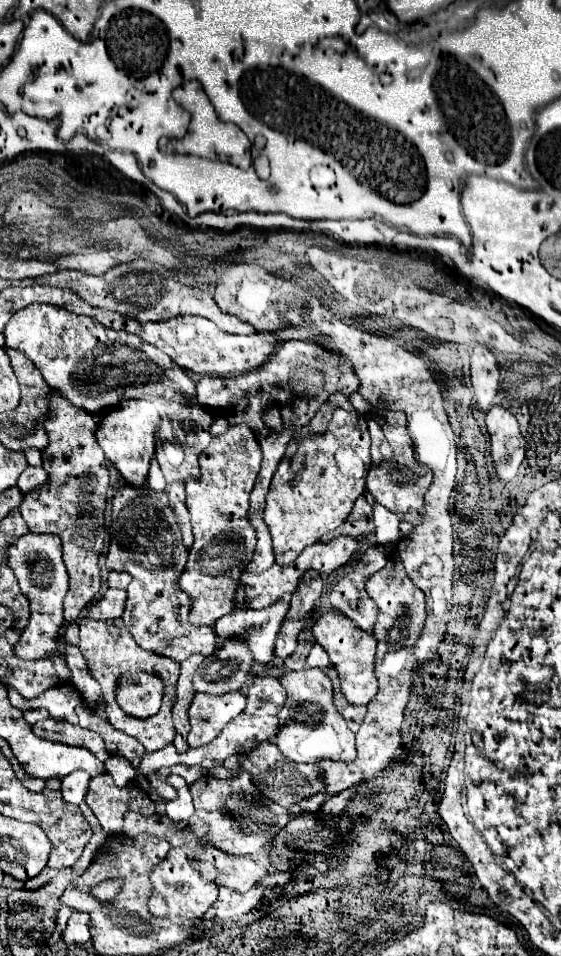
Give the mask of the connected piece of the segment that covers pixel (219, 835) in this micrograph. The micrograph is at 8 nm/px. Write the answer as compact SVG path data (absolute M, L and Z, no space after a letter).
M248 772L228 780L204 776L190 784L190 794L194 798L196 814L210 826L210 832L202 838L202 844L220 848L226 854L254 854L288 824L288 810L284 812L282 808L272 806L272 802L268 802L252 784Z

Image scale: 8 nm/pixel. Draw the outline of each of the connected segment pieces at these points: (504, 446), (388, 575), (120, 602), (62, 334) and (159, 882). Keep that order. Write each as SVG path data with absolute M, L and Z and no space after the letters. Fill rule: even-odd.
M494 406L486 412L486 428L490 434L490 450L496 474L500 480L512 480L524 460L522 450L526 450L518 422L508 410Z
M388 552L388 564L371 576L366 582L366 591L368 595L376 602L379 612L373 634L375 637L387 637L388 632L392 632L390 627L400 627L402 625L410 626L417 624L418 632L420 632L420 624L422 628L426 620L426 601L423 592L420 592L412 582L410 578L406 576L404 572L404 566L400 564L400 558L398 558L398 552ZM403 618L405 620L397 620Z
M106 588L102 596L96 600L92 608L88 608L82 616L94 620L114 620L120 618L124 612L124 602L126 602L126 590L120 588Z
M32 304L16 312L6 324L4 336L6 348L20 350L40 370L50 390L60 392L76 408L88 414L100 414L116 406L118 402L114 402L114 396L146 400L156 398L160 382L172 380L172 376L178 376L178 372L184 374L184 370L166 354L142 342L138 336L124 330L104 328L88 316L76 316L72 312L64 312L62 308L52 308L50 304Z
M172 848L168 856L150 874L152 896L150 896L148 908L154 916L168 916L168 918L180 916L180 918L190 918L190 920L202 918L218 896L214 878L216 878L216 870L210 864L190 860L184 850Z

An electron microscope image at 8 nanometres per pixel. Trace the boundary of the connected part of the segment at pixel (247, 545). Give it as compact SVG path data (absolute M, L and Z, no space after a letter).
M234 424L224 434L212 438L210 446L200 454L200 476L186 478L186 508L192 516L194 544L178 586L192 600L192 626L212 626L234 608L240 574L256 548L256 534L248 520L248 498L260 470L260 460L262 450L254 430L248 424Z

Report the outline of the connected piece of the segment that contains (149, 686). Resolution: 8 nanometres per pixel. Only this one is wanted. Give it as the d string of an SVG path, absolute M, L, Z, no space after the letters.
M134 672L116 680L114 686L118 706L134 716L146 718L154 716L160 710L160 702L164 696L164 682L156 672Z

